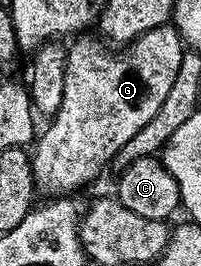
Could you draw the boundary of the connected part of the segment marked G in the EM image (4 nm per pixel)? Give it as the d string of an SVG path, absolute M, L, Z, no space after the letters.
M172 23L147 30L137 37L128 45L129 53L126 56L121 50L108 52L104 39L89 35L78 35L72 41L74 44L68 45L63 102L56 116L52 117L50 124L53 125L42 136L40 133L31 152L36 191L41 194L46 192L46 197L49 198L76 193L76 188L91 183L105 167L108 169L119 150L123 150L123 146L127 146L127 142L131 142L131 138L135 138L135 134L139 134L139 130L143 130L143 126L155 118L159 106L163 106L163 101L175 82L175 74L179 74L183 41Z

